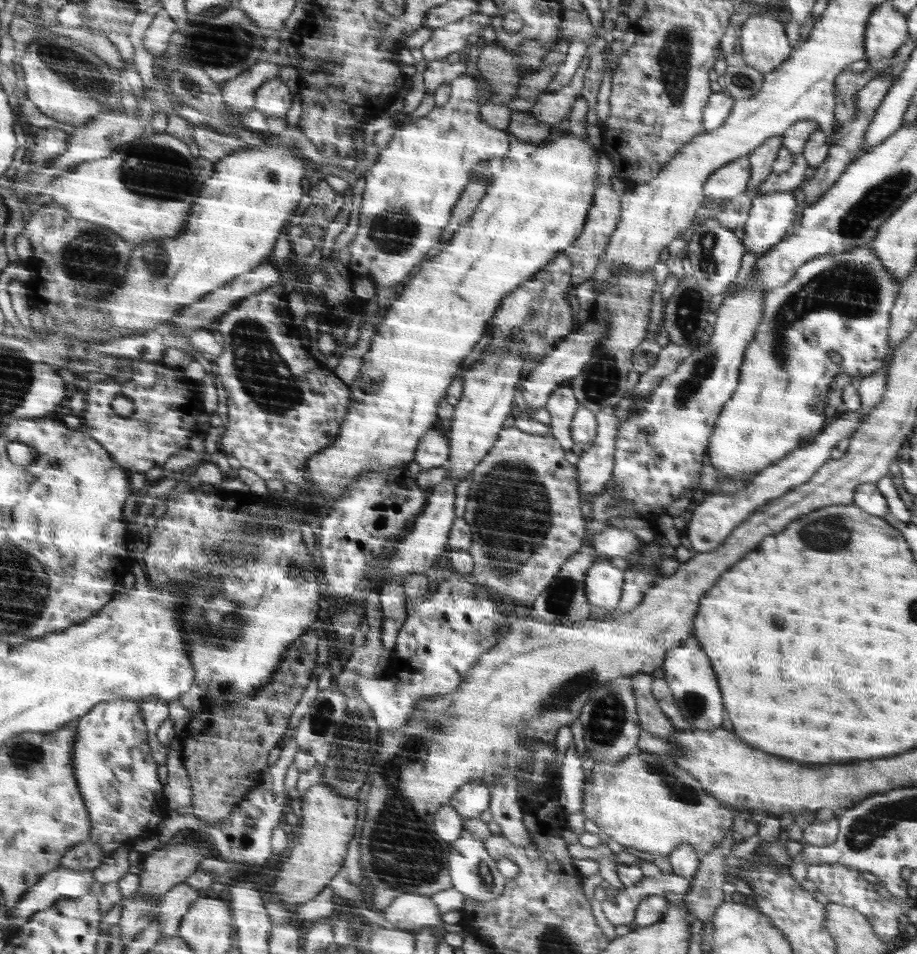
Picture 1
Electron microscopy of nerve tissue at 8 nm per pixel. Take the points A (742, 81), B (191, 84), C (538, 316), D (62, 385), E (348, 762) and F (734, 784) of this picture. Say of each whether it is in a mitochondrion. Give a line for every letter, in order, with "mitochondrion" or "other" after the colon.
A: mitochondrion
B: mitochondrion
C: mitochondrion
D: other
E: mitochondrion
F: other

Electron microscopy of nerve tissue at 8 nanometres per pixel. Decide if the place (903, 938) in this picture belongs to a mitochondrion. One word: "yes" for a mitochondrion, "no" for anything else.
no

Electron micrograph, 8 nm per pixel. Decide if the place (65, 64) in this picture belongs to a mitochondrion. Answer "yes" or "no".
yes

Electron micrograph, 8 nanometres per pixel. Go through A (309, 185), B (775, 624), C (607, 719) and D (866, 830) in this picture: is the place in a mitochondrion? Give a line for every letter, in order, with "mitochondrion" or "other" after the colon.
A: other
B: mitochondrion
C: mitochondrion
D: mitochondrion

